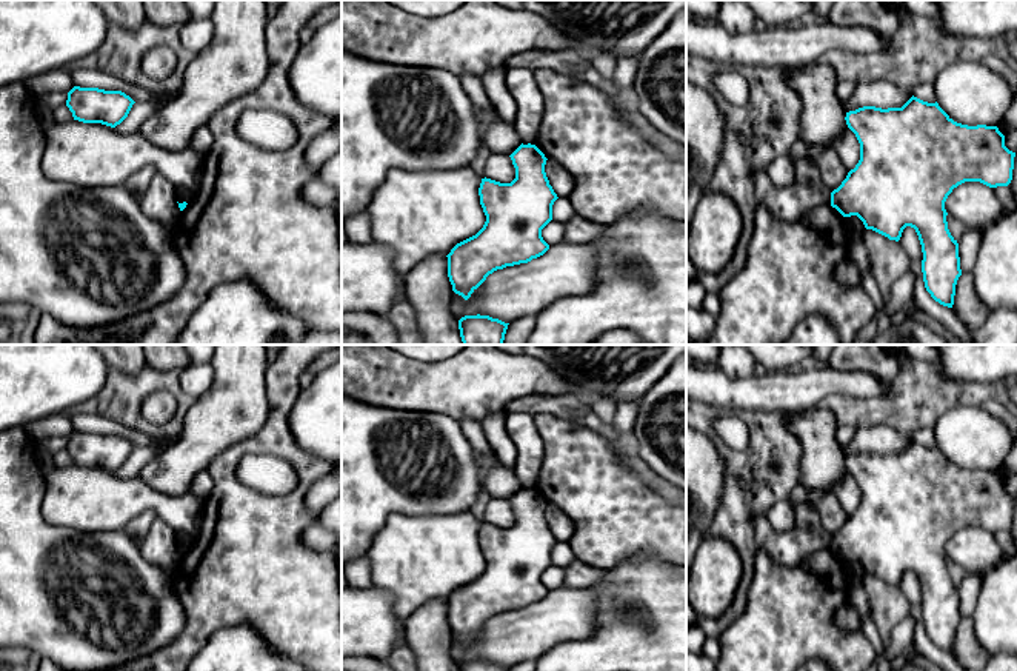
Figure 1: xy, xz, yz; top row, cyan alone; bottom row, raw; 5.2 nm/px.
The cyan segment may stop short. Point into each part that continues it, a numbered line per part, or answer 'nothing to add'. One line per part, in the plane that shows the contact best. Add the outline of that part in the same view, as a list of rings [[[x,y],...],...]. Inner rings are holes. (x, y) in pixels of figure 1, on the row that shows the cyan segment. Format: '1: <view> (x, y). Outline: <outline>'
nothing to add

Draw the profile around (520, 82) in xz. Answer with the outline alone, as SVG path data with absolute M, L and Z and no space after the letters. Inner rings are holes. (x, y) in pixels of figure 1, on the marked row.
M523 66L506 68L505 85L517 105L514 126L523 145L534 145L545 98L535 83L534 71Z

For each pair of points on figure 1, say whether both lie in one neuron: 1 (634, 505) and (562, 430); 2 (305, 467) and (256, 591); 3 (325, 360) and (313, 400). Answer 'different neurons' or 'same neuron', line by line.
1: same neuron
2: same neuron
3: different neurons

